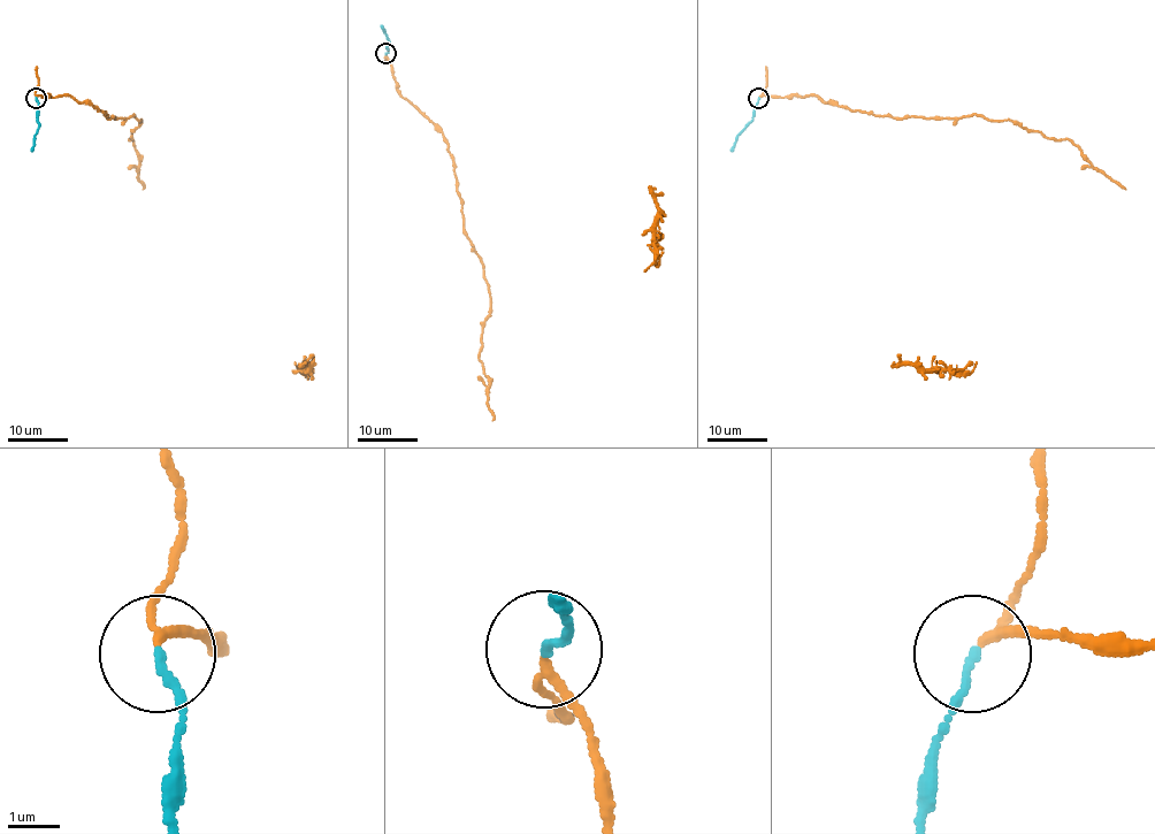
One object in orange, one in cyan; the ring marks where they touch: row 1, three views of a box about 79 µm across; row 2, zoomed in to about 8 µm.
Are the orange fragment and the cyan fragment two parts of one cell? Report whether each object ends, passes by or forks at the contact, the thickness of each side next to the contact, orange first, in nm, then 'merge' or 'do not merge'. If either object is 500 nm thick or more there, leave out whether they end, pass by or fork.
orange passes by; cyan ends there; 150 nm thick on the orange side, 160 nm on the other; merge

